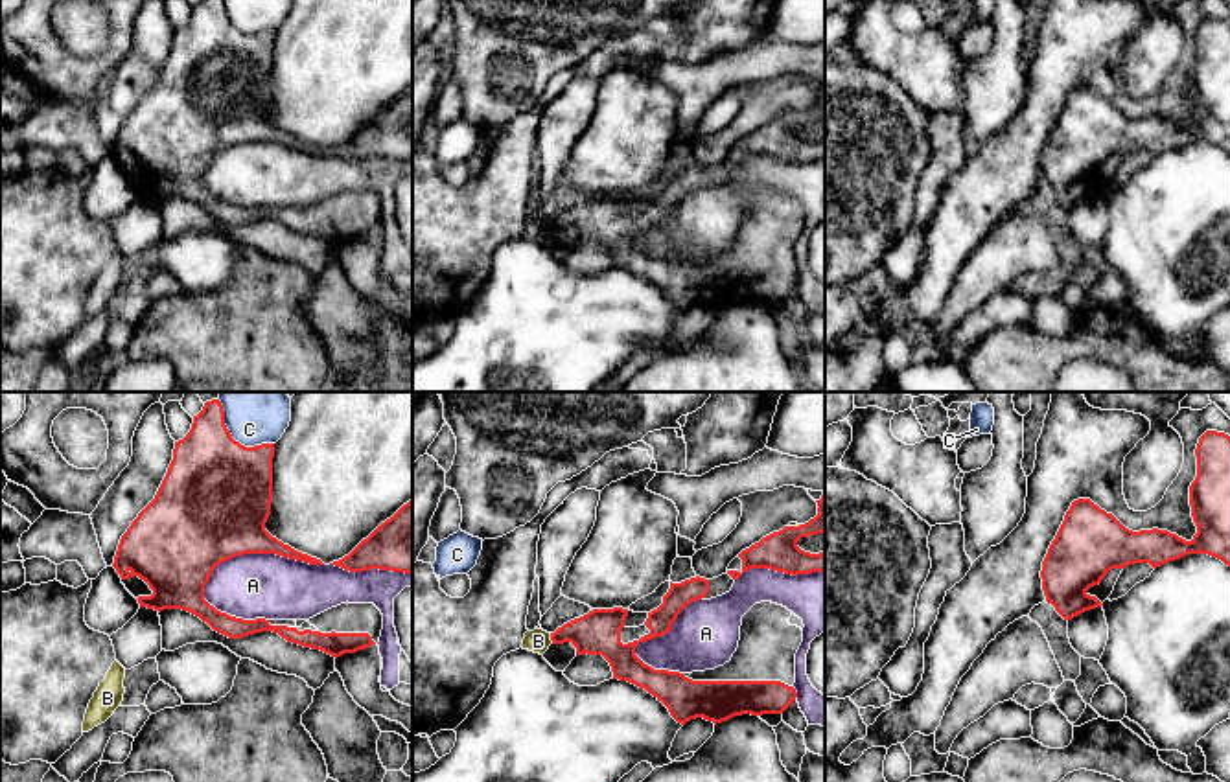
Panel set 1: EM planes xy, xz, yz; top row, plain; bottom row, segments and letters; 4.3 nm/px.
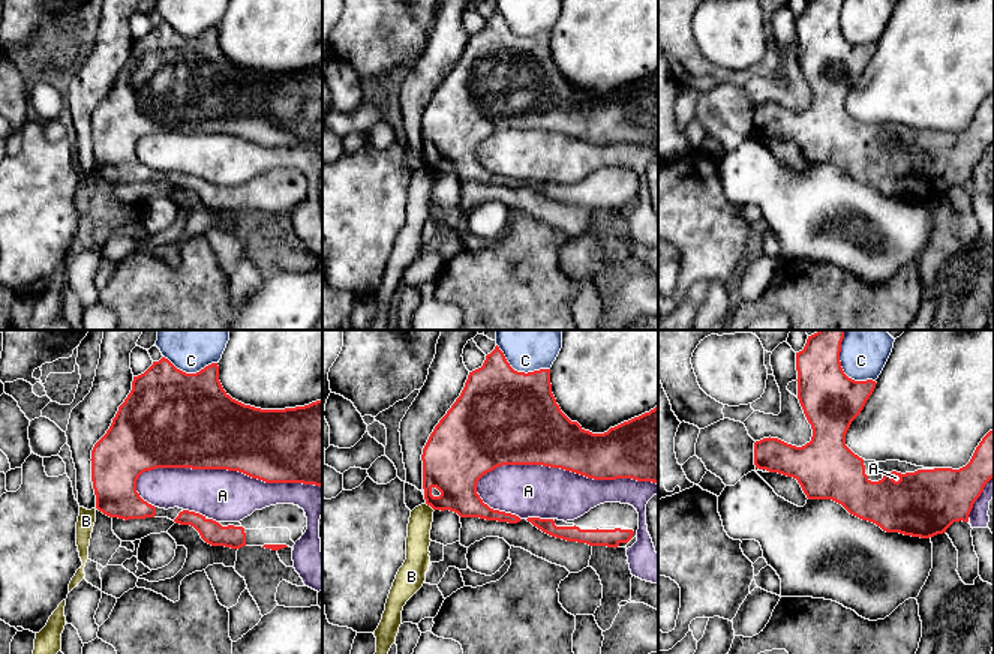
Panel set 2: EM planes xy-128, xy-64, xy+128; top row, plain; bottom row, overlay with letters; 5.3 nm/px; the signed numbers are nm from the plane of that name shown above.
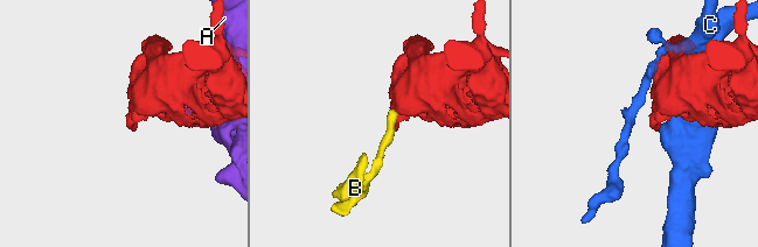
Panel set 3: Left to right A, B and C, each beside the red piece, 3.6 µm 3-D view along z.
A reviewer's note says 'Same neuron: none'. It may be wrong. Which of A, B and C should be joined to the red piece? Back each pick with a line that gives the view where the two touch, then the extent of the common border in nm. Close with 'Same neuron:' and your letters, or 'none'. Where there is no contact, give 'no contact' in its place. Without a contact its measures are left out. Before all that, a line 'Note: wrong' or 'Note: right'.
Note: right
Same neuron: none

